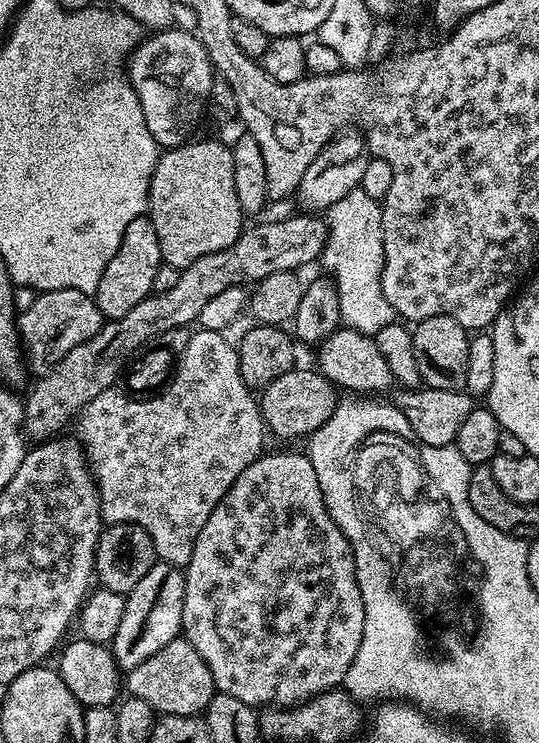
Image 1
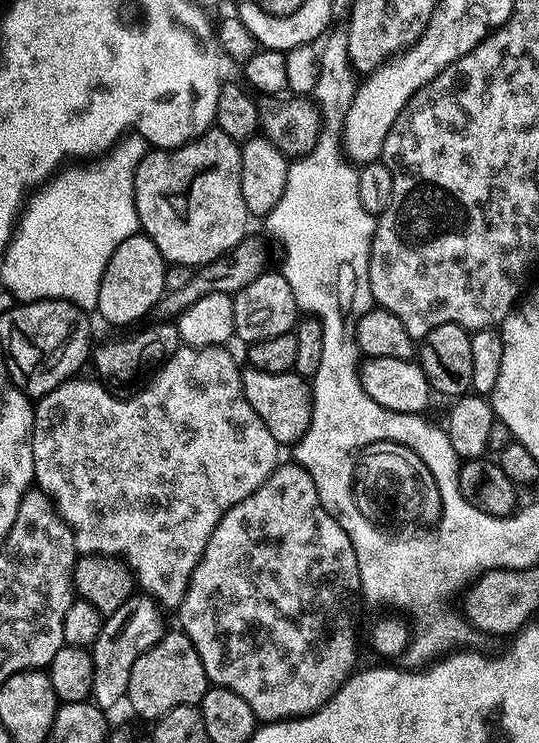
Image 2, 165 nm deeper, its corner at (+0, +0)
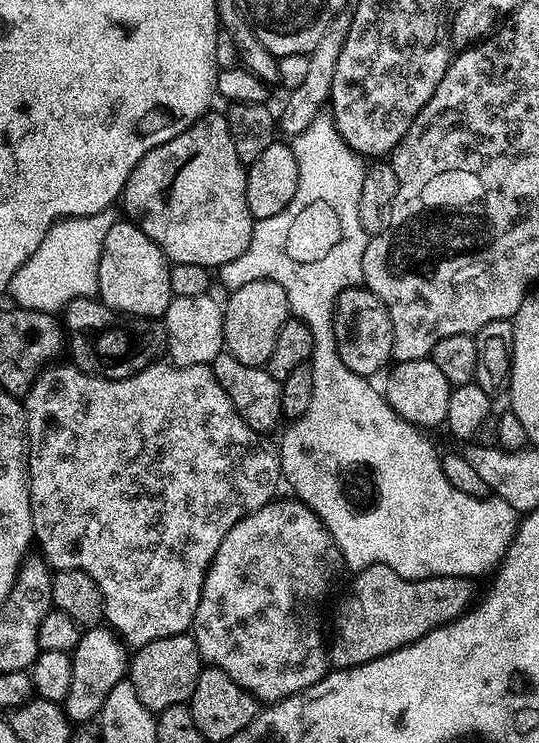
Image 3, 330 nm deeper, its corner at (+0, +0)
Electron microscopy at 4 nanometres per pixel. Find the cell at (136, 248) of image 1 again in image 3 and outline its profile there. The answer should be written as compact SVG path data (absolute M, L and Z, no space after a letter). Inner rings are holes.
M127 218L117 219L110 230L106 230L106 242L102 242L98 286L99 299L117 314L128 312L129 317L163 317L173 298L170 290L170 261L138 225Z

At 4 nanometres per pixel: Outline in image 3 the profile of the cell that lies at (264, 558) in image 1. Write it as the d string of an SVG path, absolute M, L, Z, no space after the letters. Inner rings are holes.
M295 498L289 500L273 499L271 504L262 506L258 510L251 512L249 516L243 516L239 522L222 538L222 546L218 546L218 554L214 554L212 564L208 567L208 573L202 586L202 598L198 602L196 617L192 623L190 634L195 638L196 645L200 651L200 659L205 665L220 668L234 682L251 692L257 701L265 705L277 704L280 700L290 698L318 682L330 671L330 661L328 658L328 648L326 647L326 636L320 633L320 603L324 600L324 595L328 592L328 587L332 584L332 579L336 576L336 564L341 563L340 552L336 549L334 538L326 530L326 526L308 508L307 504L300 503Z

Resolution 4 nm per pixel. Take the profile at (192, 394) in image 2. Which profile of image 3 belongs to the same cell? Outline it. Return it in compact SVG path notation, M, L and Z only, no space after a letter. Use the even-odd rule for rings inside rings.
M153 362L146 368L133 371L131 374L125 374L119 378L109 378L103 374L93 374L91 371L85 370L83 367L75 368L72 364L53 363L51 366L45 367L37 376L36 381L32 383L32 388L28 395L23 397L24 415L28 422L28 489L32 495L32 534L35 543L40 544L39 555L46 561L49 569L52 570L78 570L84 571L97 583L98 590L103 597L103 619L106 621L107 627L113 632L119 634L125 645L129 649L135 650L146 646L150 642L154 642L158 638L166 638L167 636L179 636L187 633L192 627L196 611L198 610L198 602L202 598L202 586L204 579L208 573L208 567L212 564L214 554L218 554L218 546L222 546L222 538L226 538L226 534L230 534L230 530L240 521L243 516L249 516L254 510L258 510L262 506L271 504L277 495L276 487L282 484L282 473L280 471L280 453L277 445L268 441L267 435L259 432L253 432L251 426L242 419L238 414L238 410L234 410L234 406L230 402L230 398L226 394L226 390L222 390L222 386L218 386L218 378L214 378L211 367L207 364L199 364L198 366L186 366L185 368L177 368L171 362Z

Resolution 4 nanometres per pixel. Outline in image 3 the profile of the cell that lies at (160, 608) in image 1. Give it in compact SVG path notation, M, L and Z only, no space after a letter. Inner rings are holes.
M107 626L89 627L81 631L80 641L70 654L72 673L70 674L70 694L62 702L69 721L76 726L84 726L95 721L100 715L110 690L125 679L130 663L130 652L123 639Z

